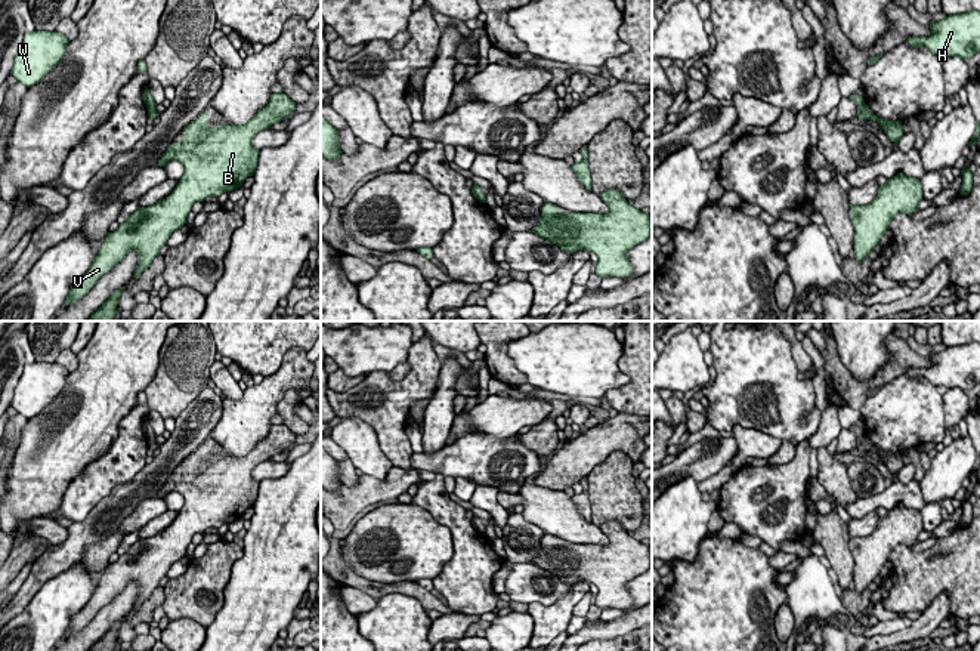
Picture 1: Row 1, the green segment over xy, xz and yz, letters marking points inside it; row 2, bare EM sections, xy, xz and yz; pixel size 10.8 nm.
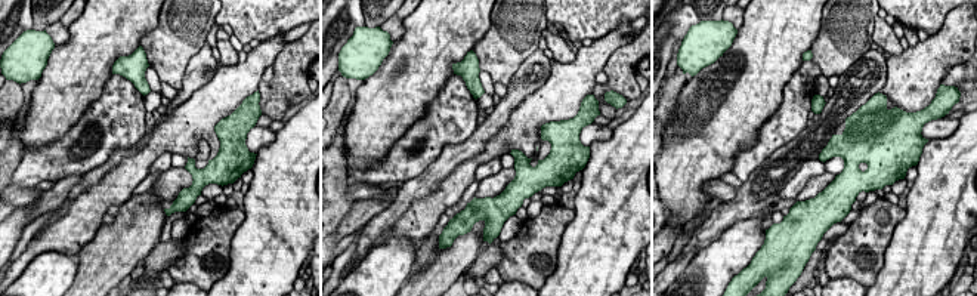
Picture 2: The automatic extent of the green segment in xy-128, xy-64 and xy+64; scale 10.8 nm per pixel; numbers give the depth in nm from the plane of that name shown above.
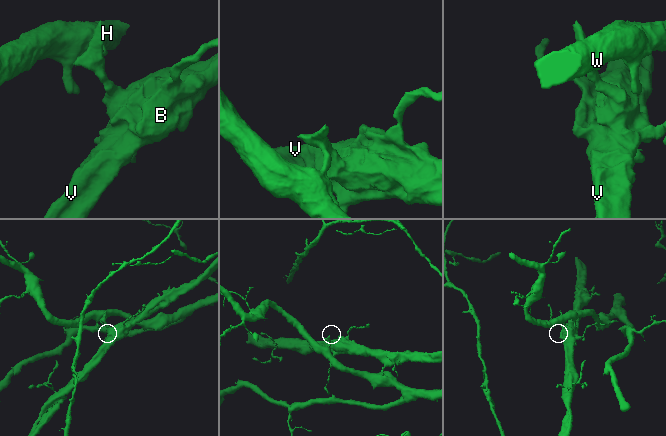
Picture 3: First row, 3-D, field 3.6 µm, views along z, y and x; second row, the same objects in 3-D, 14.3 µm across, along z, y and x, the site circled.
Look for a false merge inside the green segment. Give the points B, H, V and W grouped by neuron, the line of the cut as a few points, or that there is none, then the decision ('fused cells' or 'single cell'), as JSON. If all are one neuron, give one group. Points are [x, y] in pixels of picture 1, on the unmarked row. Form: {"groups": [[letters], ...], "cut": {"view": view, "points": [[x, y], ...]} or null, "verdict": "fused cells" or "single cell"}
{"groups": [["B", "V"], ["H", "W"]], "cut": {"view": "xy", "points": [[152, 431], [147, 438]]}, "verdict": "fused cells"}

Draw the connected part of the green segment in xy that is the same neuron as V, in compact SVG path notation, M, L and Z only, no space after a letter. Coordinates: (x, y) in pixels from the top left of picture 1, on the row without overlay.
M279 423L273 425L269 435L259 441L257 445L242 457L223 456L208 460L207 442L203 442L200 450L185 457L182 472L173 473L157 496L164 499L170 493L179 493L183 497L183 506L173 524L157 536L139 539L114 564L106 565L92 598L72 615L62 638L78 633L98 611L121 593L130 581L139 583L139 596L133 607L137 611L154 589L158 587L170 567L186 555L186 549L197 533L204 533L207 528L219 528L223 524L229 525L242 518L248 507L254 506L260 482L251 476L253 469L272 456L290 450L296 438L296 434Z

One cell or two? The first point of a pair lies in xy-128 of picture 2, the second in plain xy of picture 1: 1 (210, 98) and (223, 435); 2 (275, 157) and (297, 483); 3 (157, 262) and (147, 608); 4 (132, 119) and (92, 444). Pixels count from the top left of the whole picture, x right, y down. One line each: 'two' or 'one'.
1: one
2: one
3: one
4: two

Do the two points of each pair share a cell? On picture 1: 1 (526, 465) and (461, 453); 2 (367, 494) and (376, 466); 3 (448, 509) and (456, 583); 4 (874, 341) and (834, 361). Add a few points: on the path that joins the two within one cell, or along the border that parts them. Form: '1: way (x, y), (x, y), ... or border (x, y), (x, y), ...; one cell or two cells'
1: way (510, 462), (492, 462), (478, 456); one cell
2: border (393, 466), (383, 480), (362, 474); two cells
3: way (460, 527), (463, 531), (463, 565); one cell
4: border (832, 336), (841, 363), (858, 379), (871, 378); two cells

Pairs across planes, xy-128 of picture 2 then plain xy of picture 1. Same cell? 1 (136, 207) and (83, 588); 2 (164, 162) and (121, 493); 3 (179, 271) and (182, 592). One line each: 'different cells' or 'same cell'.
1: different cells
2: different cells
3: same cell

